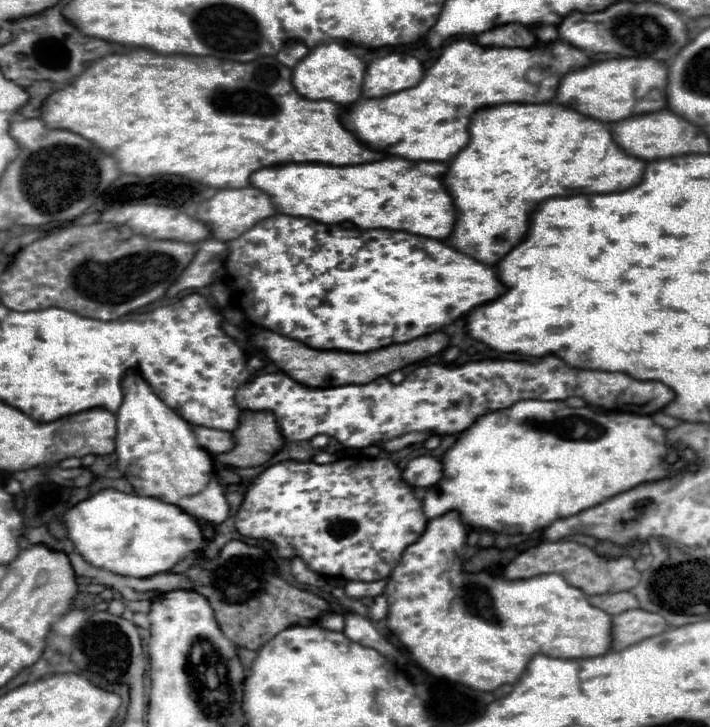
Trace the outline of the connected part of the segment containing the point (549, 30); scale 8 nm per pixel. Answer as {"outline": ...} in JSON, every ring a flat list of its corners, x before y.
{"outline":[[535,26,535,28,531,28,531,30,533,30,535,38,537,38,539,42,543,42,543,44,553,42,553,40,559,40,555,26]]}

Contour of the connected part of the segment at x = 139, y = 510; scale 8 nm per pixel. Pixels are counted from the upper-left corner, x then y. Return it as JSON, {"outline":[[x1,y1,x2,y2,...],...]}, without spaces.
{"outline":[[113,488,101,490,89,500,79,502,63,516,67,534,75,550,93,566,115,574,147,578,171,570,187,554,201,552,209,538,205,538,199,520,175,504,159,498,125,494]]}

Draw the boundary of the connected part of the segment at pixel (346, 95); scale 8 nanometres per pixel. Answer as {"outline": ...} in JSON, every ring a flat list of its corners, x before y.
{"outline":[[319,44,313,50,309,50,309,54,293,68,293,86,301,96,309,100,331,100,341,106,351,106,361,100,365,70,365,62,351,54,343,44]]}

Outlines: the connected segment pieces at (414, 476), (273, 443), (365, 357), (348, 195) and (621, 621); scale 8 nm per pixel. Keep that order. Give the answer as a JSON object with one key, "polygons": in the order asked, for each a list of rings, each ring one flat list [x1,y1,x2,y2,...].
{"polygons":[[[419,456,419,458,413,458,407,464,405,472,403,472,403,478,405,478,407,484,421,486,421,488,435,486,441,476,443,476,443,464,435,456]],[[245,410,239,428,233,432,235,448,227,454,219,454,217,460,233,468,261,466,285,448,285,438,279,430,273,412]],[[255,330,253,342,257,348,265,350,269,360,273,360,285,374,289,374,299,384,305,384,311,388,329,388,329,386,343,386,343,384,369,384,375,378,387,376,413,362,435,356,449,346,449,336,445,332,433,332,405,344,373,350,371,354,349,354,343,350,311,350,309,346,303,346,303,342,295,342,293,338,283,338,283,334,275,334,271,330]],[[389,156,359,166,281,164,255,172,251,184,267,192,281,214,327,224,353,222,361,230,405,230,425,238,447,240,455,226,455,204,443,186,443,174,447,174,445,162,411,162]],[[627,610,613,618,613,650,623,650,643,638,661,634,667,626,665,618,647,610]]]}

